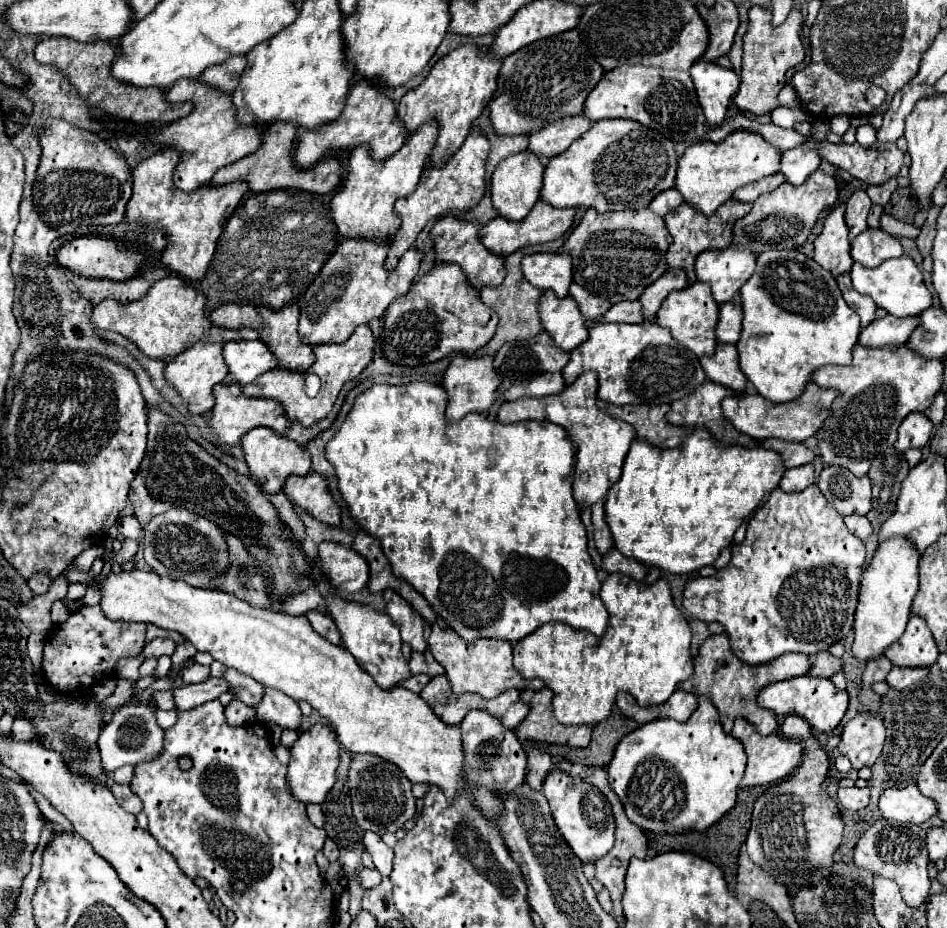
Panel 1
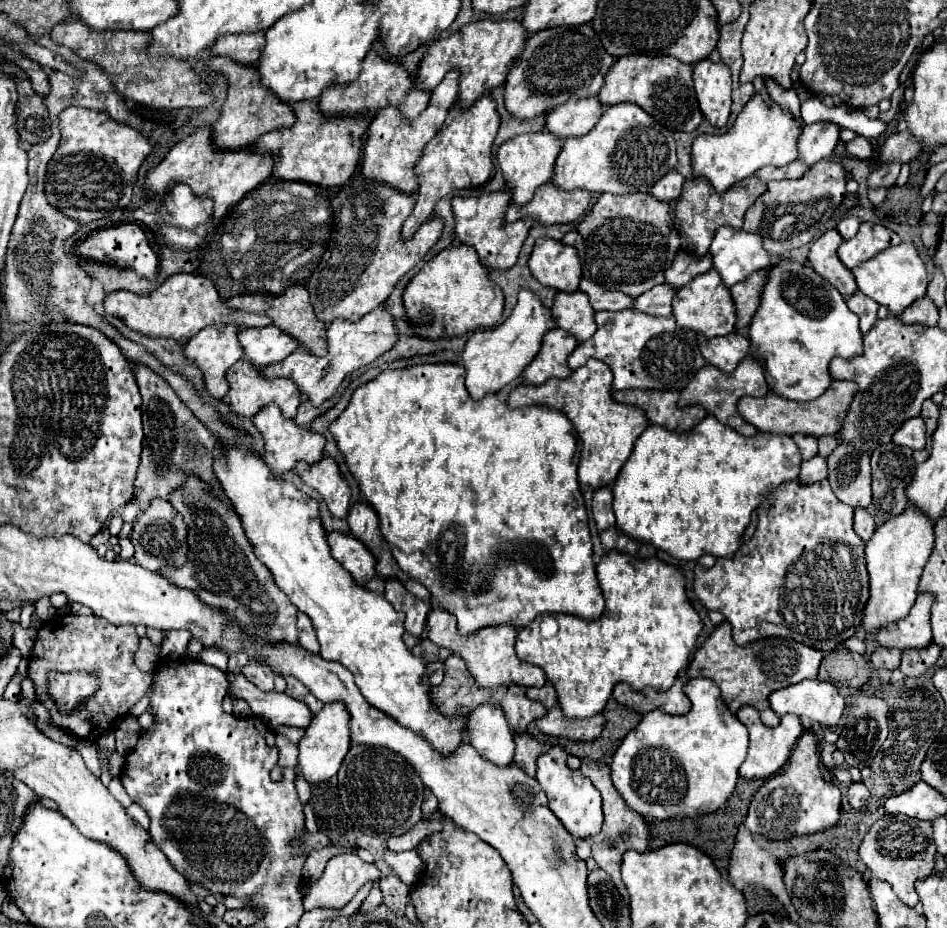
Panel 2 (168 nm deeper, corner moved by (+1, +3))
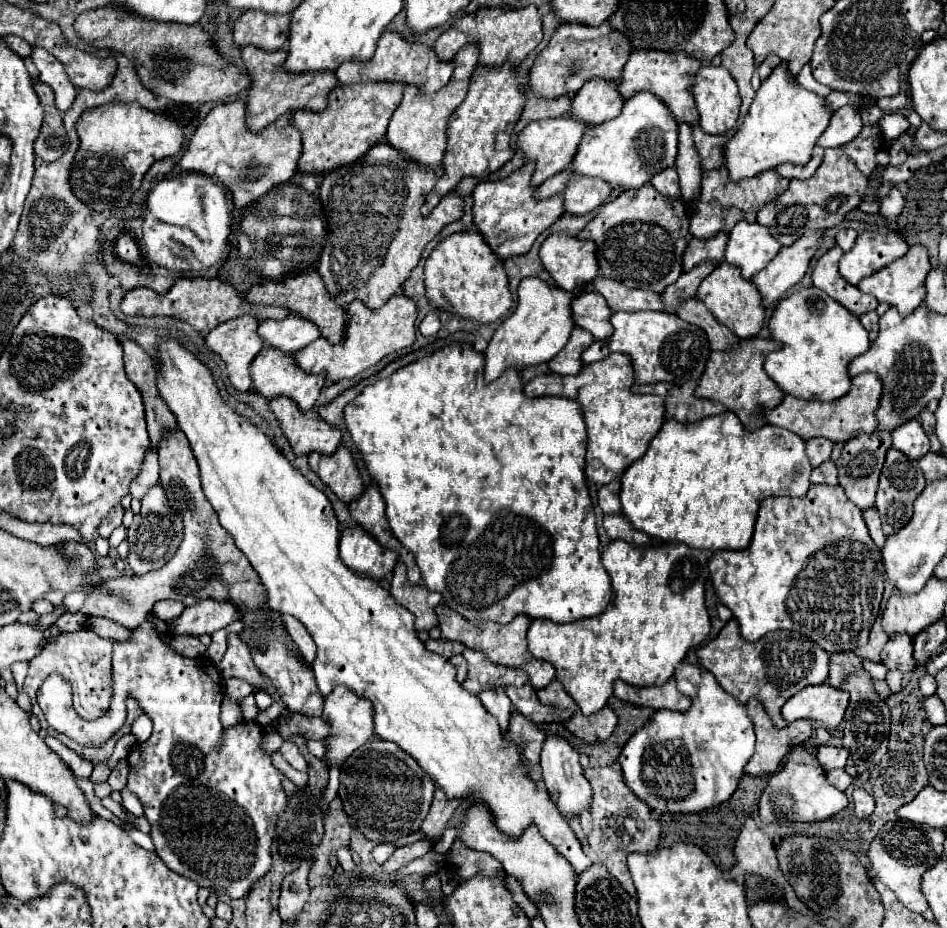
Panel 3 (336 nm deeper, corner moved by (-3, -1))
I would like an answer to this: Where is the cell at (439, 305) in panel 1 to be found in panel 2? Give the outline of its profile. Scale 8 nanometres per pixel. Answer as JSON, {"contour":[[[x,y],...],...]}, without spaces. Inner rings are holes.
{"contour":[[[462,244],[450,246],[426,262],[408,282],[402,298],[412,332],[424,340],[466,336],[474,330],[490,328],[500,322],[504,310],[502,290],[488,278],[488,270],[478,264],[474,248]]]}

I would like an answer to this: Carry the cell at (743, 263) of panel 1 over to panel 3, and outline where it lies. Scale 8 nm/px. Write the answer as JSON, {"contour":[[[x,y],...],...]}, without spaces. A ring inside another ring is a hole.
{"contour":[[[742,220],[730,232],[724,258],[726,262],[738,264],[744,278],[752,278],[778,254],[780,248],[782,244],[770,234],[766,226]]]}

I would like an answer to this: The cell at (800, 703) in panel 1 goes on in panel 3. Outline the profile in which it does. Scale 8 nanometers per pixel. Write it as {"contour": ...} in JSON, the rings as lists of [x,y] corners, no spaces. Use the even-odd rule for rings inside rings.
{"contour":[[[820,684],[820,686],[810,686],[786,700],[782,706],[782,716],[786,722],[794,722],[800,718],[816,720],[824,724],[824,728],[834,730],[846,712],[848,706],[848,696],[846,692],[832,688],[830,684]]]}

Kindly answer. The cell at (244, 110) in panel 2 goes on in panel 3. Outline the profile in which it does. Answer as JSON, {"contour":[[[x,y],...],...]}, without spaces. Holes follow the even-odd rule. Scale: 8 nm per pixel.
{"contour":[[[244,46],[242,48],[242,62],[246,70],[252,74],[254,82],[252,88],[248,90],[248,128],[250,130],[260,130],[272,124],[278,116],[286,112],[296,112],[296,110],[312,110],[318,112],[326,108],[328,96],[332,88],[338,86],[336,72],[302,72],[302,74],[292,74],[284,70],[288,52],[278,50],[278,52],[268,52],[258,46]]]}

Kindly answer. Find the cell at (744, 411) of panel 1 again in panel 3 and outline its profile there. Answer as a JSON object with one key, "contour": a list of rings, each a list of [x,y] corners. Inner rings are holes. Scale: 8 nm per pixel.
{"contour":[[[864,372],[862,376],[852,378],[852,388],[846,396],[834,402],[820,400],[802,400],[796,396],[784,396],[782,404],[774,408],[774,412],[766,412],[766,422],[786,428],[800,436],[802,440],[810,440],[816,436],[828,438],[832,442],[848,442],[858,434],[872,434],[878,426],[876,410],[882,396],[882,380],[874,372]]]}

